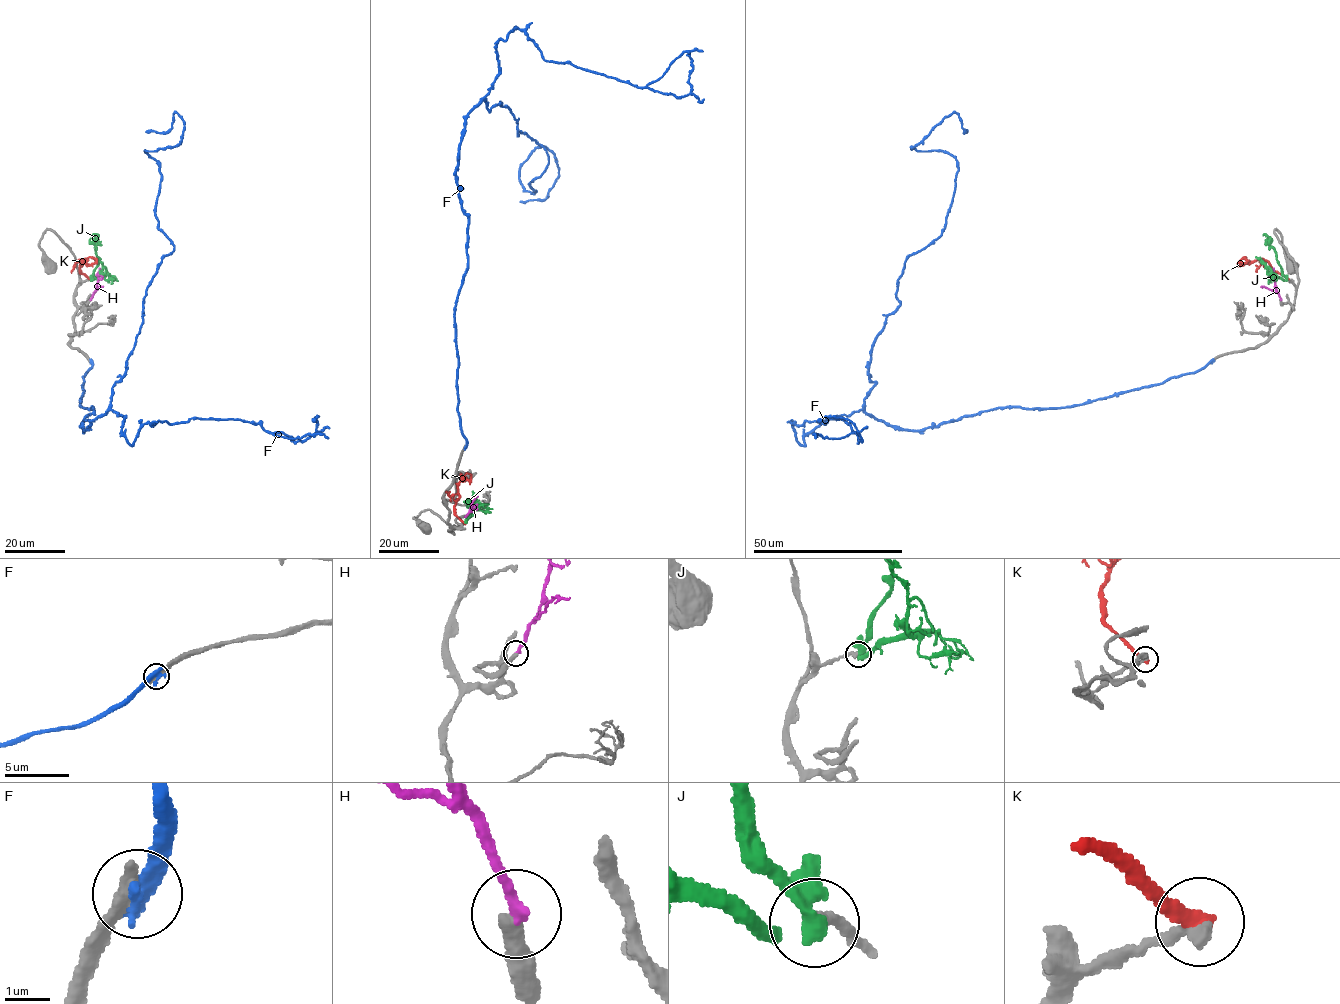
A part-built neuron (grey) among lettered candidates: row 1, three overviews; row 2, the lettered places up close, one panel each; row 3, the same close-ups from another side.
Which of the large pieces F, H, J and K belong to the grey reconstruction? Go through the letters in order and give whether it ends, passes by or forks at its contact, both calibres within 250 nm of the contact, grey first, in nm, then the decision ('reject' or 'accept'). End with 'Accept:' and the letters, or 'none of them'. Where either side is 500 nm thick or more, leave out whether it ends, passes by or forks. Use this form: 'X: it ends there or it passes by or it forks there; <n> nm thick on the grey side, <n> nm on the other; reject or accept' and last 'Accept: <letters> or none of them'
F: 400 nm thick on the grey side, 500 nm on the other; reject
H: it ends there; 380 nm thick on the grey side, 280 nm on the other; reject
J: it forks there; 320 nm thick on the grey side, 340 nm on the other; reject
K: it ends there; 360 nm thick on the grey side, 380 nm on the other; reject
Accept: none of them

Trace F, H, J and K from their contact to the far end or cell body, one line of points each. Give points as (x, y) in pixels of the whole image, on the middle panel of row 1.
F: (465, 447), (456, 167), (481, 100), (548, 155), (524, 189), (531, 152), (554, 155), (548, 195), (520, 202)
H: (465, 516), (472, 506), (475, 505), (477, 509)
J: (465, 522), (473, 512), (470, 510), (472, 503), (466, 499)
K: (464, 523), (455, 514), (454, 505), (459, 497), (458, 483), (469, 473), (469, 479), (461, 481)

